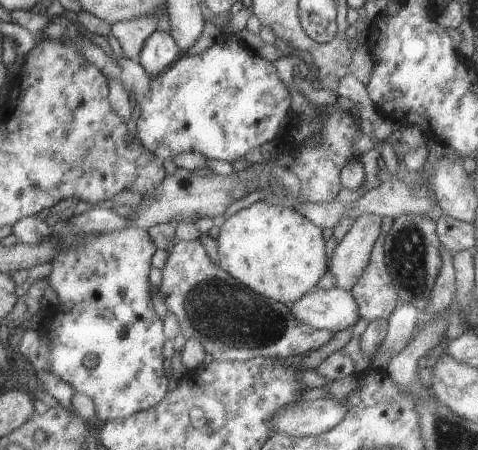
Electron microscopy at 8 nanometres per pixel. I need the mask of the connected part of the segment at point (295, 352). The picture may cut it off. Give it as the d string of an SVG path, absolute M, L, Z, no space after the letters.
M200 240L175 243L162 268L161 284L155 291L164 299L167 310L177 318L180 331L187 340L191 338L199 340L204 350L213 356L214 361L245 361L256 357L285 361L299 360L326 344L334 336L334 333L326 329L311 329L299 321L289 305L270 300L245 288L213 260Z

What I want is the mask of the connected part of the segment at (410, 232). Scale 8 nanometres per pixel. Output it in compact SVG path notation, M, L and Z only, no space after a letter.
M398 215L385 236L385 263L398 289L399 301L412 302L419 311L427 305L442 266L443 244L436 234L436 219L424 215Z

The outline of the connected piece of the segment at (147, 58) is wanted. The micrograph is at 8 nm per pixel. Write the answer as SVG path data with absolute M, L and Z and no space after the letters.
M156 30L146 39L138 62L151 77L157 77L179 59L180 51L169 32Z

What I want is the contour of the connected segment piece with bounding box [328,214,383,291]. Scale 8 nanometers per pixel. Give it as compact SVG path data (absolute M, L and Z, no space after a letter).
M378 214L356 217L350 230L338 242L329 258L328 272L334 277L334 286L350 291L358 282L381 235L382 218Z

